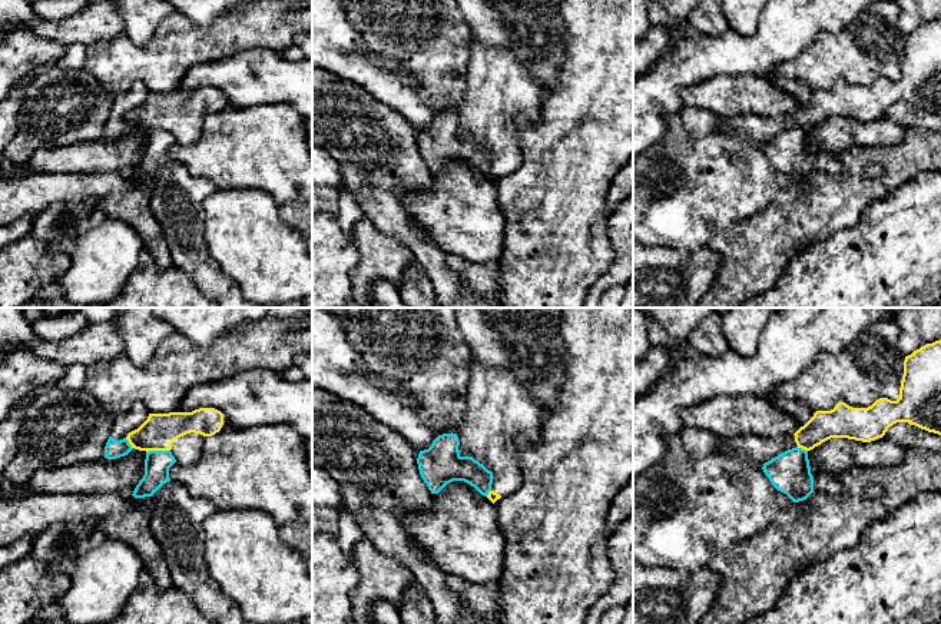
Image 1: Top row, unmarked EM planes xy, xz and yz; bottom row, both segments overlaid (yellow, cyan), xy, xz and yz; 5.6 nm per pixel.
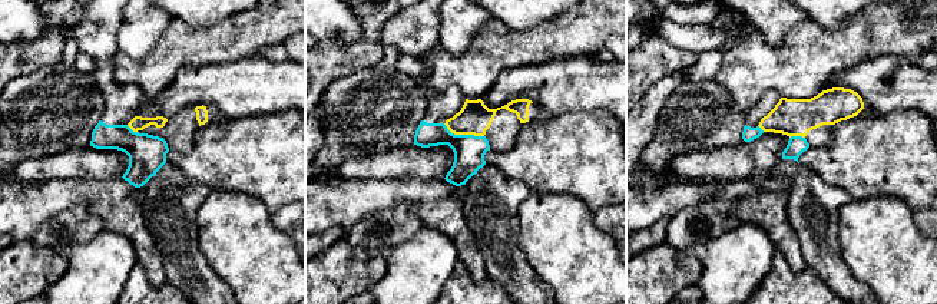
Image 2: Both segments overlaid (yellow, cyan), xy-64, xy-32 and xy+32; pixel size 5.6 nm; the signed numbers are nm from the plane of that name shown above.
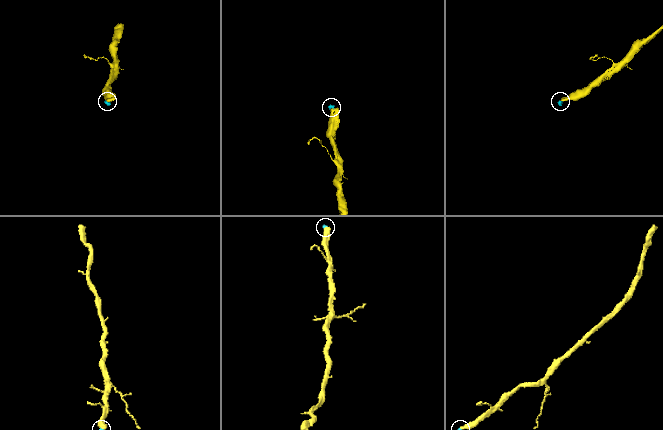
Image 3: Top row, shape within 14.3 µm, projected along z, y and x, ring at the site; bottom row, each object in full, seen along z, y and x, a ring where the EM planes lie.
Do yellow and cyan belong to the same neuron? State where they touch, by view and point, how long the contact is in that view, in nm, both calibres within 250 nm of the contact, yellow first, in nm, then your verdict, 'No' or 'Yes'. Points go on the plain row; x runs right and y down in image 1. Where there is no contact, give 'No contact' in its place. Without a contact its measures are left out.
Touches yellow at xy (158, 129). Shared border 140 nm. Thickness 200 nm (yellow) against 140 nm. No

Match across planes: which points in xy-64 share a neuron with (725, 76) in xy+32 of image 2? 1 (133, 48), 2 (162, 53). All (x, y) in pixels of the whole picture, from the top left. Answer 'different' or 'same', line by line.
1: different
2: same

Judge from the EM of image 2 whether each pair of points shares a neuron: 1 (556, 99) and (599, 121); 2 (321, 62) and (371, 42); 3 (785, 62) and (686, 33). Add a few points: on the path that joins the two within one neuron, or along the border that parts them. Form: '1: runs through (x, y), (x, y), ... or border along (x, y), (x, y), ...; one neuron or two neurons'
1: border along (611, 112), (569, 111), (560, 115), (549, 115); two neurons
2: runs through (334, 59), (358, 53); one neuron
3: border along (755, 30), (722, 50); two neurons

